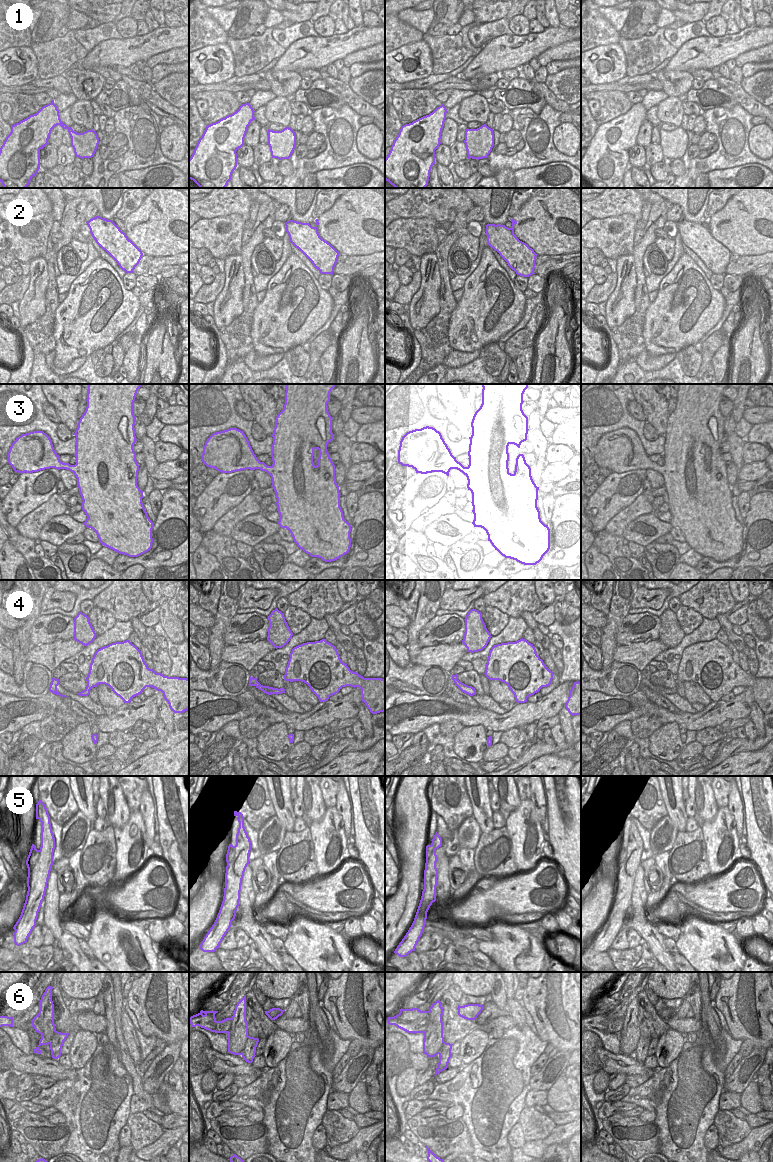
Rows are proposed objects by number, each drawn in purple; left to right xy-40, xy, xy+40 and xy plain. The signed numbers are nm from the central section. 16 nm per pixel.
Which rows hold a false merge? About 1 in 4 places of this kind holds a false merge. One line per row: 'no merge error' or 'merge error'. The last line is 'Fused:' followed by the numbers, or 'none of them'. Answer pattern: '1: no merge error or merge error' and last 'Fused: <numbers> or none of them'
1: no merge error
2: no merge error
3: no merge error
4: no merge error
5: merge error
6: merge error
Fused: 5, 6

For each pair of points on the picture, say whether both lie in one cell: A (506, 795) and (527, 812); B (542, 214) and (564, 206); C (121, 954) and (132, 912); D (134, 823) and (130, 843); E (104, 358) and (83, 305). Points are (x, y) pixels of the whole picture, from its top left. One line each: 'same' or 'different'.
A: different
B: same
C: different
D: same
E: different

